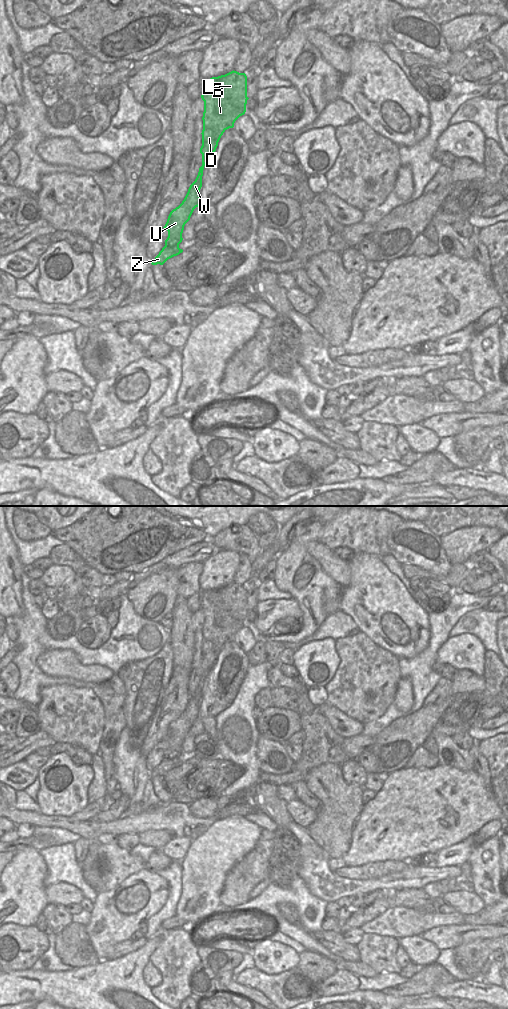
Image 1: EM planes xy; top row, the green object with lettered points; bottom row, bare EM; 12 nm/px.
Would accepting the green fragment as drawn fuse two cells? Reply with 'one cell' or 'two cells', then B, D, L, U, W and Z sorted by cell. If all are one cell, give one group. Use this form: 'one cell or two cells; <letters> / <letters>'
one cell; B D L U W Z

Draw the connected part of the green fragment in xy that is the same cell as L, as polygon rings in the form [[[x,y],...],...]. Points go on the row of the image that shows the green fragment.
[[[231,71],[225,75],[203,80],[202,100],[204,101],[202,146],[202,166],[195,181],[190,185],[182,203],[173,209],[163,227],[168,231],[165,246],[151,261],[152,265],[163,265],[168,259],[183,252],[179,248],[185,224],[194,209],[200,206],[200,189],[204,166],[216,151],[223,133],[234,127],[235,121],[246,112],[247,76]]]

